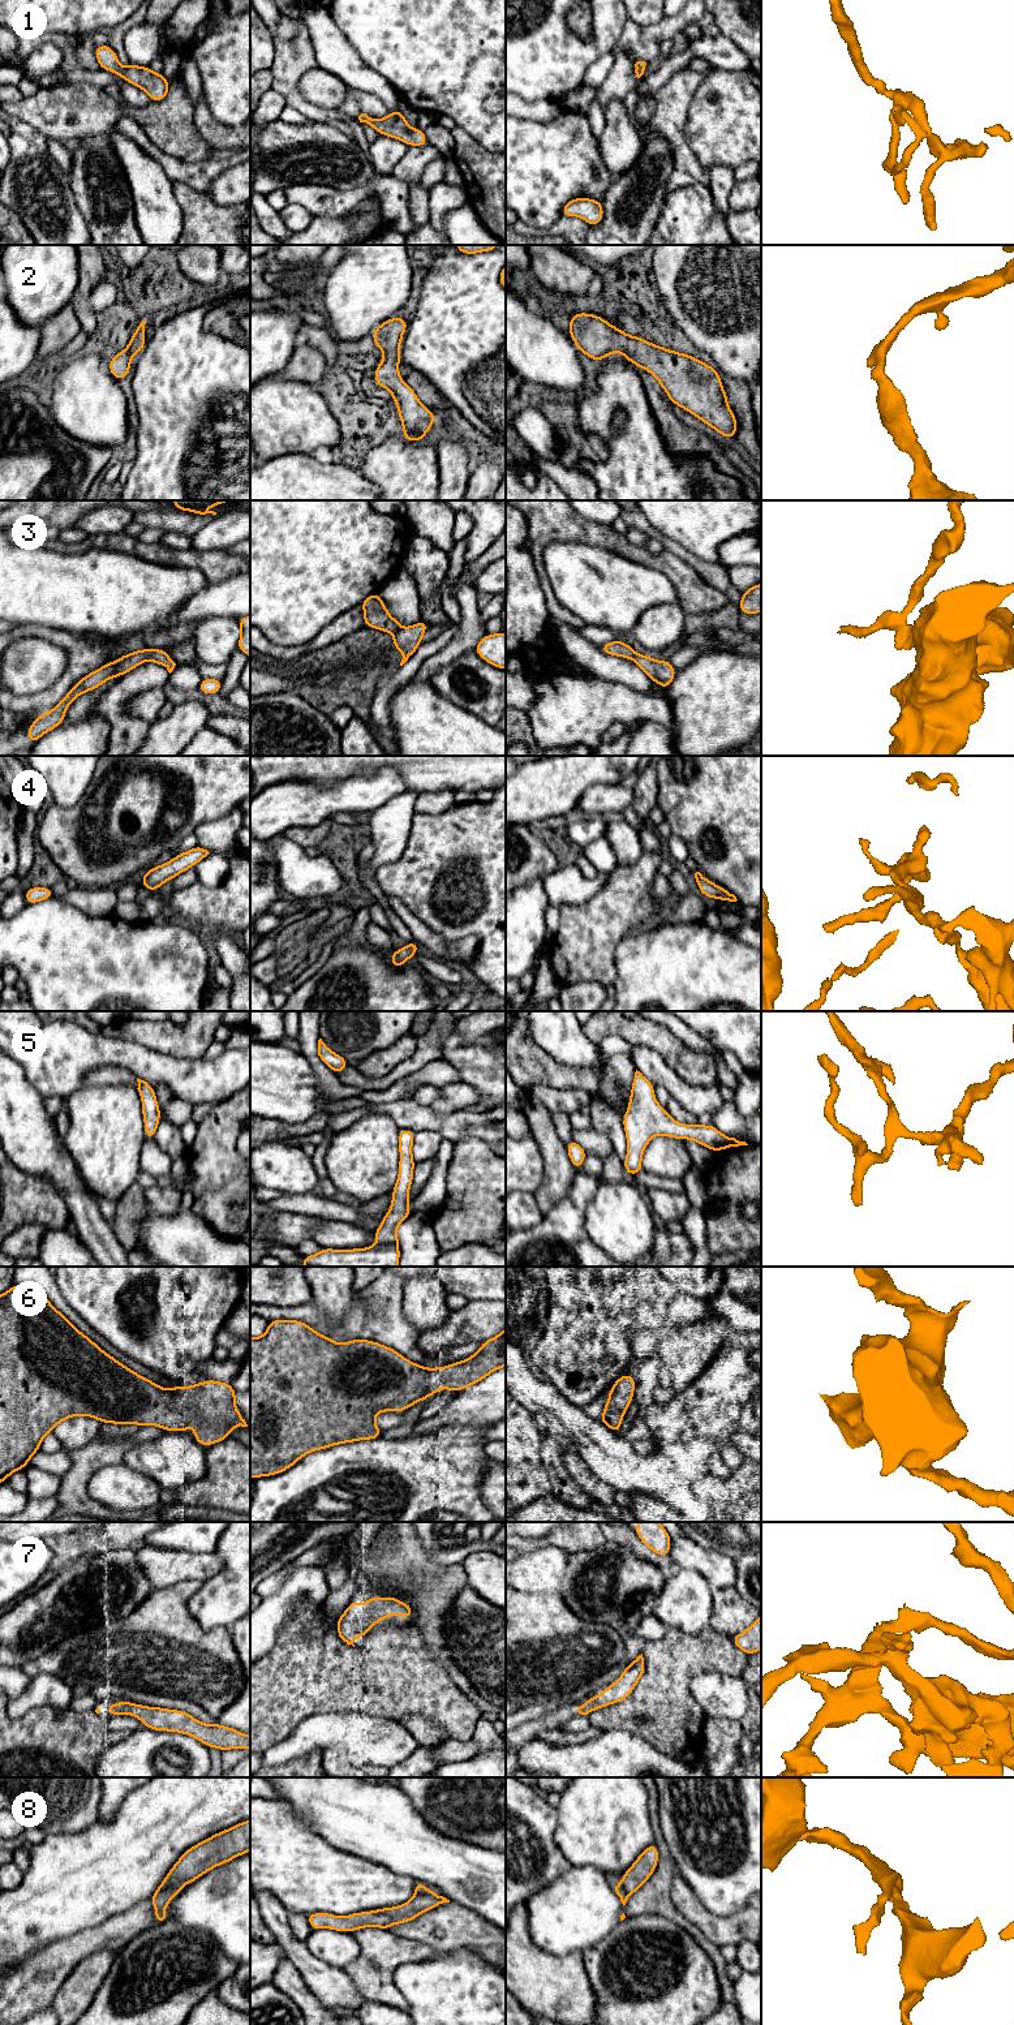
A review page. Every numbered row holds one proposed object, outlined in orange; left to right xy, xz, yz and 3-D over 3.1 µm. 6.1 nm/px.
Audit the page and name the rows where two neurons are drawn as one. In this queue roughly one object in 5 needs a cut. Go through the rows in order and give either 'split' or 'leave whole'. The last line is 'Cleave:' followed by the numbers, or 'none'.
1: leave whole
2: leave whole
3: split
4: leave whole
5: leave whole
6: leave whole
7: leave whole
8: split
Cleave: 3, 8

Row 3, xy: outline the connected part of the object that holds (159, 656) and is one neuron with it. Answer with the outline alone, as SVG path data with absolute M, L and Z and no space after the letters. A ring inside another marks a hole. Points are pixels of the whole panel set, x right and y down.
M154 649L147 661L164 666L169 674L176 666L176 663L169 658L168 653L164 649Z

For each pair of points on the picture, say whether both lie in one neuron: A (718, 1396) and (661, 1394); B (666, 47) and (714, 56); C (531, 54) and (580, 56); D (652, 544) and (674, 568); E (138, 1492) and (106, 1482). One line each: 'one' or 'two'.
A: two
B: two
C: one
D: two
E: one

